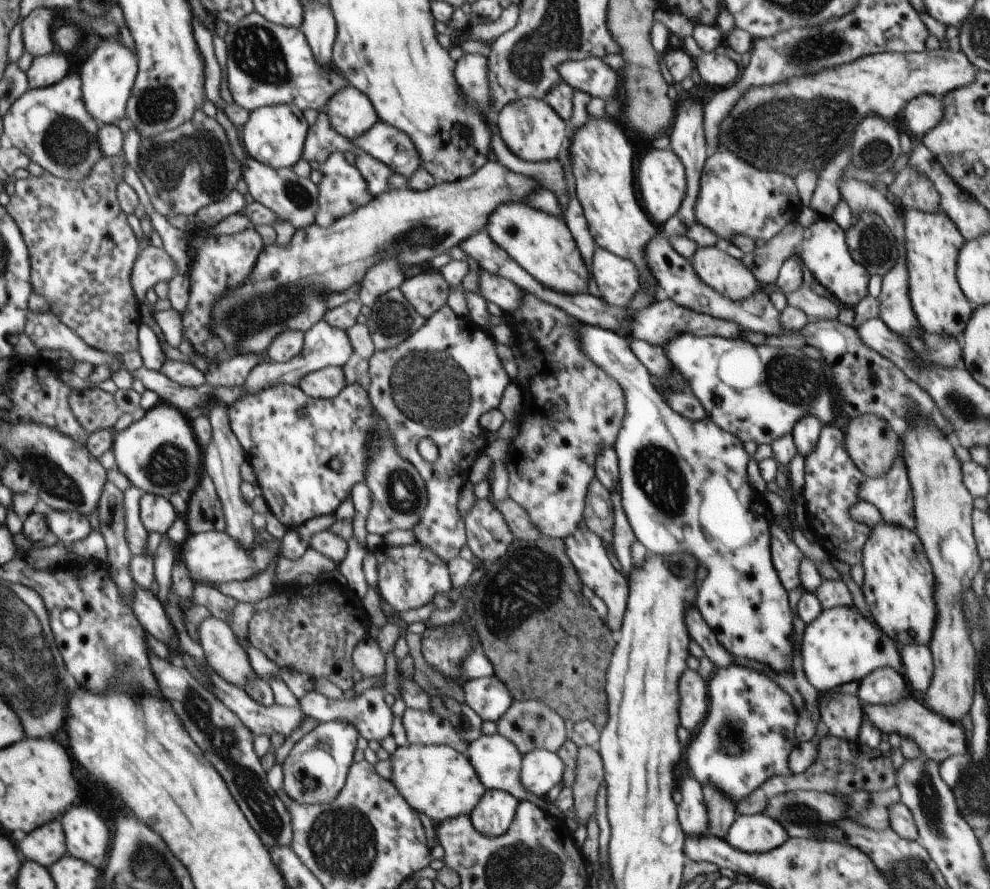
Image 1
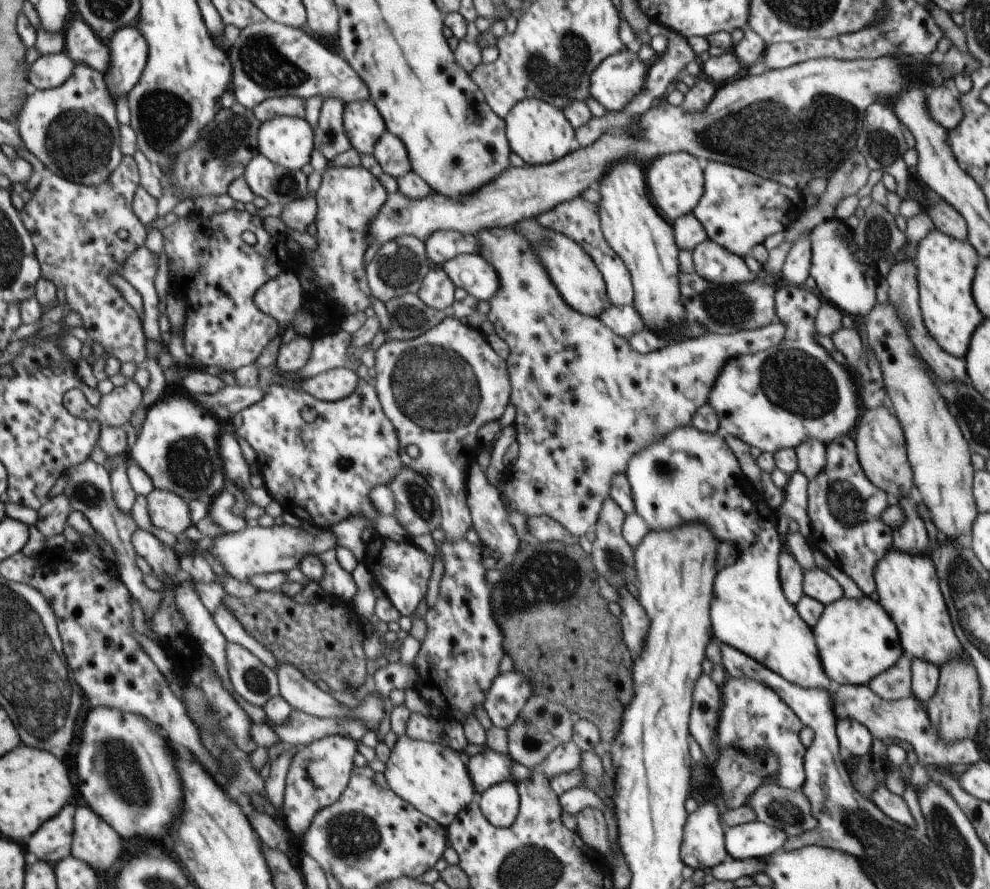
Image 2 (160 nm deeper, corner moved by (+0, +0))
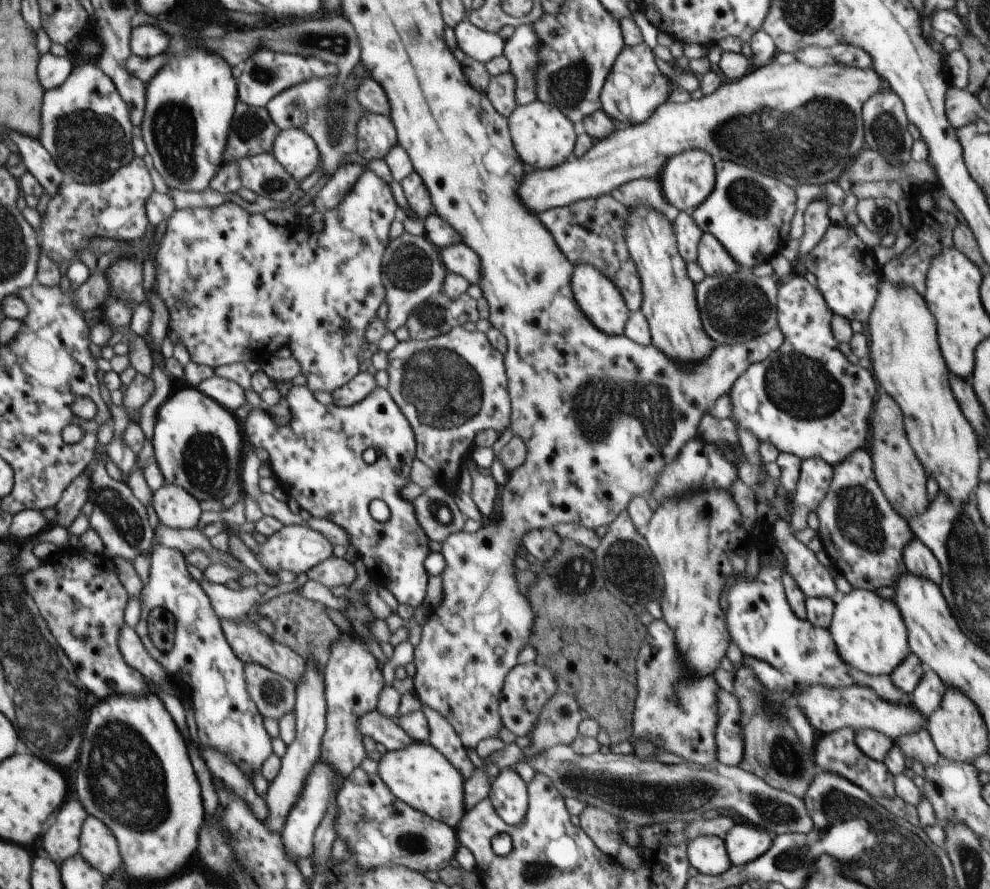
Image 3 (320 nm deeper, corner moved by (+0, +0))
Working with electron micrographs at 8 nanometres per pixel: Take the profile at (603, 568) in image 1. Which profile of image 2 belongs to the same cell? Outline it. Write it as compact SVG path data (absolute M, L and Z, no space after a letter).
M614 587L614 588L616 588L618 590L619 594L622 596L622 601L619 604L621 606L621 609L622 609L622 614L619 617L619 624L620 624L620 627L622 627L623 638L624 638L624 640L626 640L626 644L628 644L628 648L630 648L630 650L632 650L632 654L636 654L636 656L640 656L641 653L643 652L643 648L645 647L645 642L646 642L646 639L647 639L647 636L648 636L648 633L649 633L649 630L650 630L650 627L651 627L651 620L649 619L648 613L644 610L644 607L639 603L639 600L636 600L636 598L634 598L628 592L628 590L626 590L626 589L618 589L617 587Z

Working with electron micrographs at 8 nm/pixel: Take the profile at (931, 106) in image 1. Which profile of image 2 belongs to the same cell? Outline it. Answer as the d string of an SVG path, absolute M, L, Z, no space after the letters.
M946 83L935 84L929 88L927 94L927 105L931 115L947 131L956 128L965 115L957 96L958 93Z

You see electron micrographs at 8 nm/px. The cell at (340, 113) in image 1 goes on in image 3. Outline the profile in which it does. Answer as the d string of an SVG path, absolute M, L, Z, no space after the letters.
M365 112L357 124L357 152L366 161L385 158L398 144L390 117Z

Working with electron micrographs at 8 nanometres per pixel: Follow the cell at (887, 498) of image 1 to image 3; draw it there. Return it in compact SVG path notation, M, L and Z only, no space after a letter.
M918 539L912 540L903 552L903 561L908 572L914 576L932 581L934 584L941 583L942 569L939 560L933 552Z

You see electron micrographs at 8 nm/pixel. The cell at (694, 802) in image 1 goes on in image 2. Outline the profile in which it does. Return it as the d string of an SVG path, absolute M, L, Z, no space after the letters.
M708 802L688 815L683 830L681 857L685 866L695 871L712 870L729 858L725 847L725 829L718 811L714 803Z

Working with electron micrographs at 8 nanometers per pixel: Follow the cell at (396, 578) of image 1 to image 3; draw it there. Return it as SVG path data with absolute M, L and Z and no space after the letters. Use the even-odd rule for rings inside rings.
M306 385L292 387L286 398L293 416L288 426L279 427L268 413L258 408L253 408L248 418L241 422L248 440L268 452L270 457L267 462L273 477L278 480L278 486L312 517L331 520L346 531L350 544L356 548L370 577L392 592L403 612L410 612L424 604L430 576L424 569L424 560L431 552L429 536L418 522L413 502L400 495L400 490L411 482L411 466L417 458L417 440L410 421L387 389L382 387L376 387L361 403L349 407L321 404ZM370 447L378 447L384 453L382 456L378 454L373 464L366 463L362 457L364 450ZM375 498L384 500L388 505L391 515L386 522L376 521L370 515L368 506Z

